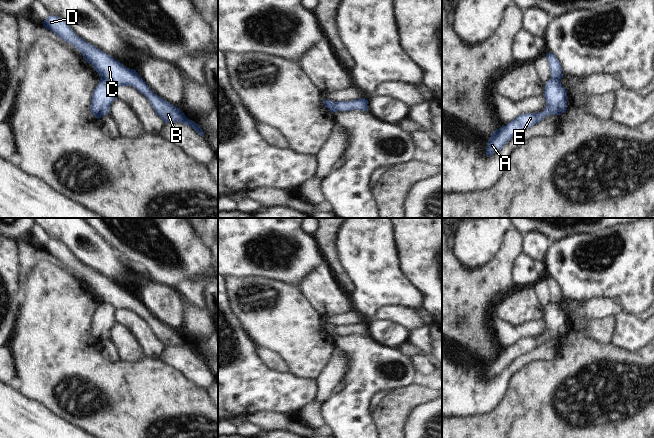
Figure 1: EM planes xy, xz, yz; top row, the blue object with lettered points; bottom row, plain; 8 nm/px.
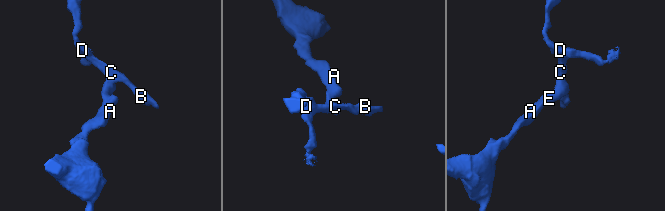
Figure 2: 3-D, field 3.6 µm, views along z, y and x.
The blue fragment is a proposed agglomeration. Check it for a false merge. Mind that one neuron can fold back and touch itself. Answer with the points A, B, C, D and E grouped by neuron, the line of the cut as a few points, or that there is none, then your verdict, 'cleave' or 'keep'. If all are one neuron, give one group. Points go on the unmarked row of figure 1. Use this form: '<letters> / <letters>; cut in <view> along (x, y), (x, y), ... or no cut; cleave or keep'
A E / B C D; cut in xy along (101, 301), (111, 304), (115, 310); cleave

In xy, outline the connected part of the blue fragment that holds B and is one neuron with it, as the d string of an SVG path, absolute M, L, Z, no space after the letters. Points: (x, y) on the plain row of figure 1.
M49 239L43 245L43 251L52 255L62 264L72 268L78 273L82 277L85 285L93 289L94 294L101 302L113 305L115 310L132 310L137 313L150 325L157 339L163 343L165 347L183 347L204 361L203 354L197 347L188 343L180 332L175 331L170 326L165 325L155 318L135 293L127 292L107 277L84 265L74 257L71 251L62 242Z

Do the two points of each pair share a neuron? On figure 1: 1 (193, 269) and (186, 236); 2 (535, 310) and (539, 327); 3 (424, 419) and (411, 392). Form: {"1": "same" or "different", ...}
{"1": "same", "2": "different", "3": "different"}

